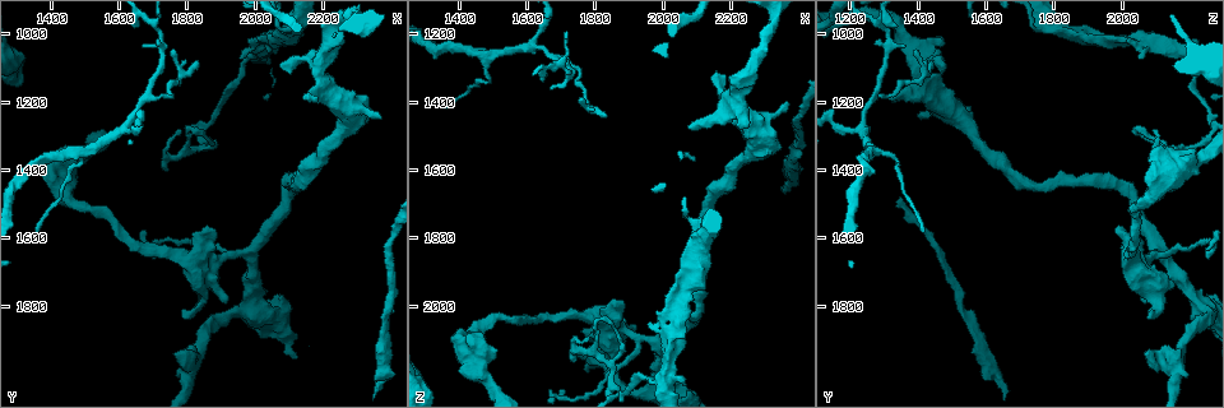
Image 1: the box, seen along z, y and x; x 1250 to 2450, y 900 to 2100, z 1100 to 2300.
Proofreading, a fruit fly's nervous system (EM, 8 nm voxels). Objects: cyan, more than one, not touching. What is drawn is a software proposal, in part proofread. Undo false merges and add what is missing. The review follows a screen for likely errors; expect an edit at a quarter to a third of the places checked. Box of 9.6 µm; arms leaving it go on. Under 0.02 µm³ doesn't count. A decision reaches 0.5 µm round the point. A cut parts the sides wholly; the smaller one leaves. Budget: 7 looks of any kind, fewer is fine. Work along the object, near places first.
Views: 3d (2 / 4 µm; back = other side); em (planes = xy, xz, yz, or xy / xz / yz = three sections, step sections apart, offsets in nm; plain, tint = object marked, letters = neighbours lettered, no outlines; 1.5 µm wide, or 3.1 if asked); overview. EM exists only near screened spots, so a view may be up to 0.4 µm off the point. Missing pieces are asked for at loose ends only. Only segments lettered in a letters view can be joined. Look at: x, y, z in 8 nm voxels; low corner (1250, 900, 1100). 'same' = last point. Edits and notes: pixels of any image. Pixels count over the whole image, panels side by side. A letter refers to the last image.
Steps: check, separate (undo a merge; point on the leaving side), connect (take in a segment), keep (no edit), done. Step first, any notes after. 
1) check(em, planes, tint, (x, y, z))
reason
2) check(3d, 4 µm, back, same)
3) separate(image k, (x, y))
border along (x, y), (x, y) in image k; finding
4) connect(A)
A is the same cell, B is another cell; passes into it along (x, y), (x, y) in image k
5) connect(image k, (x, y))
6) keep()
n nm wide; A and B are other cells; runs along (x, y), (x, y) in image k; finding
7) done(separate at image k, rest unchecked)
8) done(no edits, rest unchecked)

check(3d, 4 µm, (1760, 1650, 2030))
calibre changes

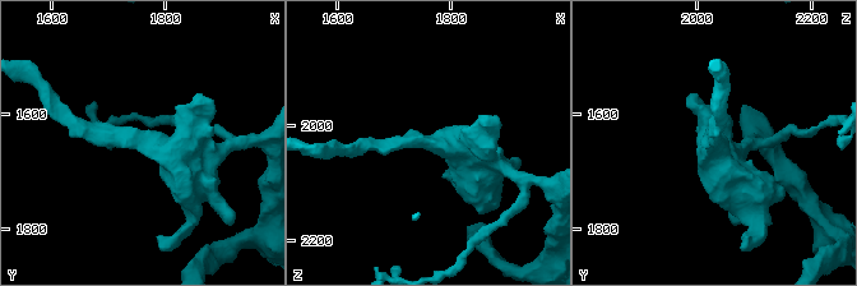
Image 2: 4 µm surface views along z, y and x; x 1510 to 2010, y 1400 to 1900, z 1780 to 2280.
check(em, planes, tint, (1760, 1645, 2035))
arms of 190, 460 nm; shape alone is not enough

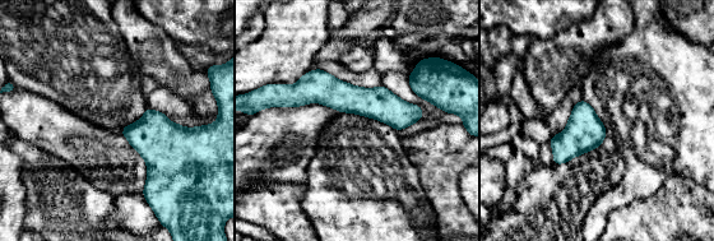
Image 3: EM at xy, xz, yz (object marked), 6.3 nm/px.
check(em, planes, letters, same)
see the neighbours

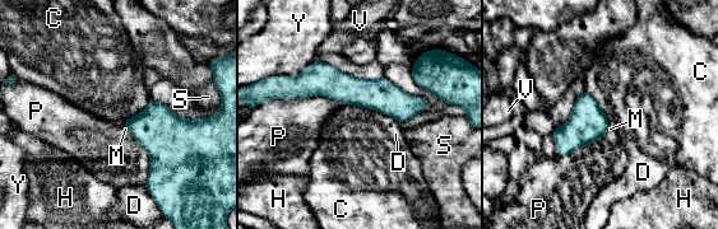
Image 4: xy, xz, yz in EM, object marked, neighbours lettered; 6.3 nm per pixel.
keep()
C, D, H, M, P, S, V and Y are other cells; runs along (278, 89), (342, 87), (421, 106) in image 4; one neuron here

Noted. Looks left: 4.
check(em, yz, step 8, tint, (2370, 1250, 1400))
free end

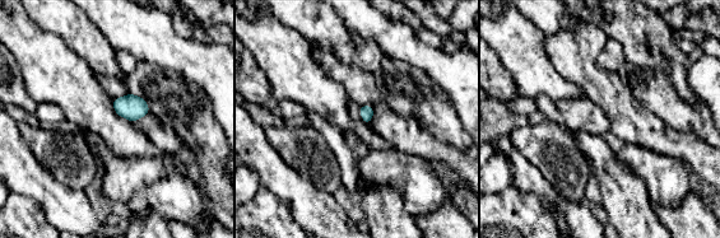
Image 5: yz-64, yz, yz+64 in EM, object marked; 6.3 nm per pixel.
check(em, planes, tint, same)

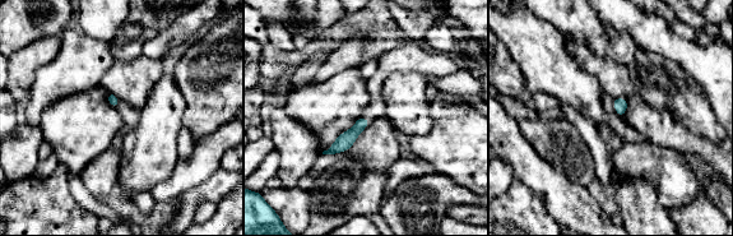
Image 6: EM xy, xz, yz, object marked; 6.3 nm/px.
check(em, planes, letters, same)

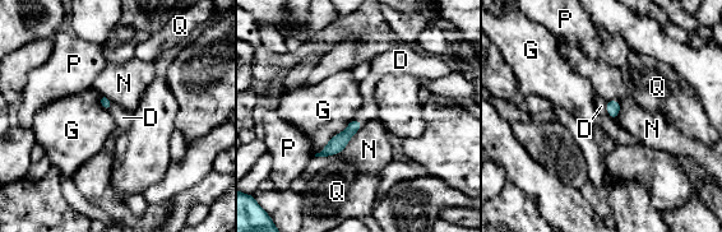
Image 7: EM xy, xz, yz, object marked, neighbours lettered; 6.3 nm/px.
connect(D)
N touches over 360 nm; D is the same cell, G, N, P and Q are other cells; passes into it along (612, 106), (607, 108), (601, 106) in image 7; it goes on there

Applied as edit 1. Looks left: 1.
done(connect at image 7, rest unchecked)

